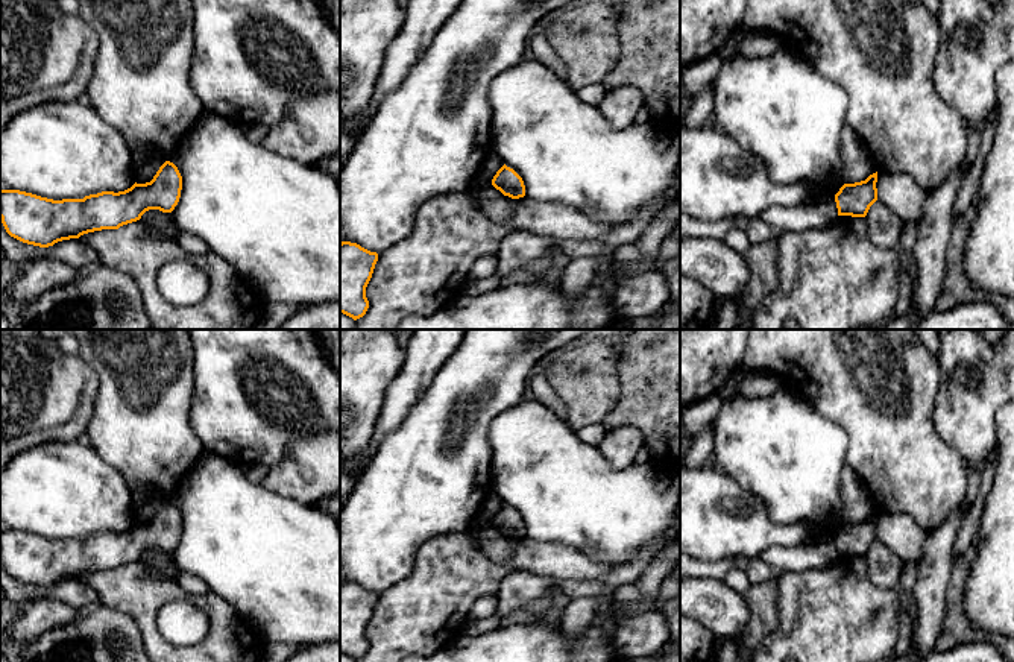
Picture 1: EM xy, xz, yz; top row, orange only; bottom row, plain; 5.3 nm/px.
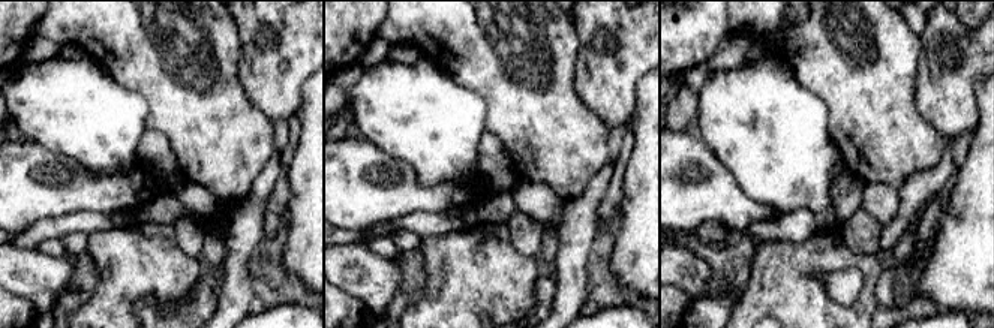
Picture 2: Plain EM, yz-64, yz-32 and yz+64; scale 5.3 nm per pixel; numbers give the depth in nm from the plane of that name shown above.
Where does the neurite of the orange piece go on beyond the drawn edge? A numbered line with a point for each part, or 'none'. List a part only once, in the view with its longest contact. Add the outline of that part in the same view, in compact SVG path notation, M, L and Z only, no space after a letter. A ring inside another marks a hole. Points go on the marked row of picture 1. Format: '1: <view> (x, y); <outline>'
none

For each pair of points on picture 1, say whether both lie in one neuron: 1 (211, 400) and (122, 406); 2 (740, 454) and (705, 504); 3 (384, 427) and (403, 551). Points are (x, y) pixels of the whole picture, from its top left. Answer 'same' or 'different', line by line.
1: different
2: different
3: different

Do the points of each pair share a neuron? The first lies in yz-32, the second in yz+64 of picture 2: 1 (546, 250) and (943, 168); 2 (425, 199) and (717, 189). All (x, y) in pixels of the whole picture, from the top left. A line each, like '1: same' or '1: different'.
1: same
2: same

